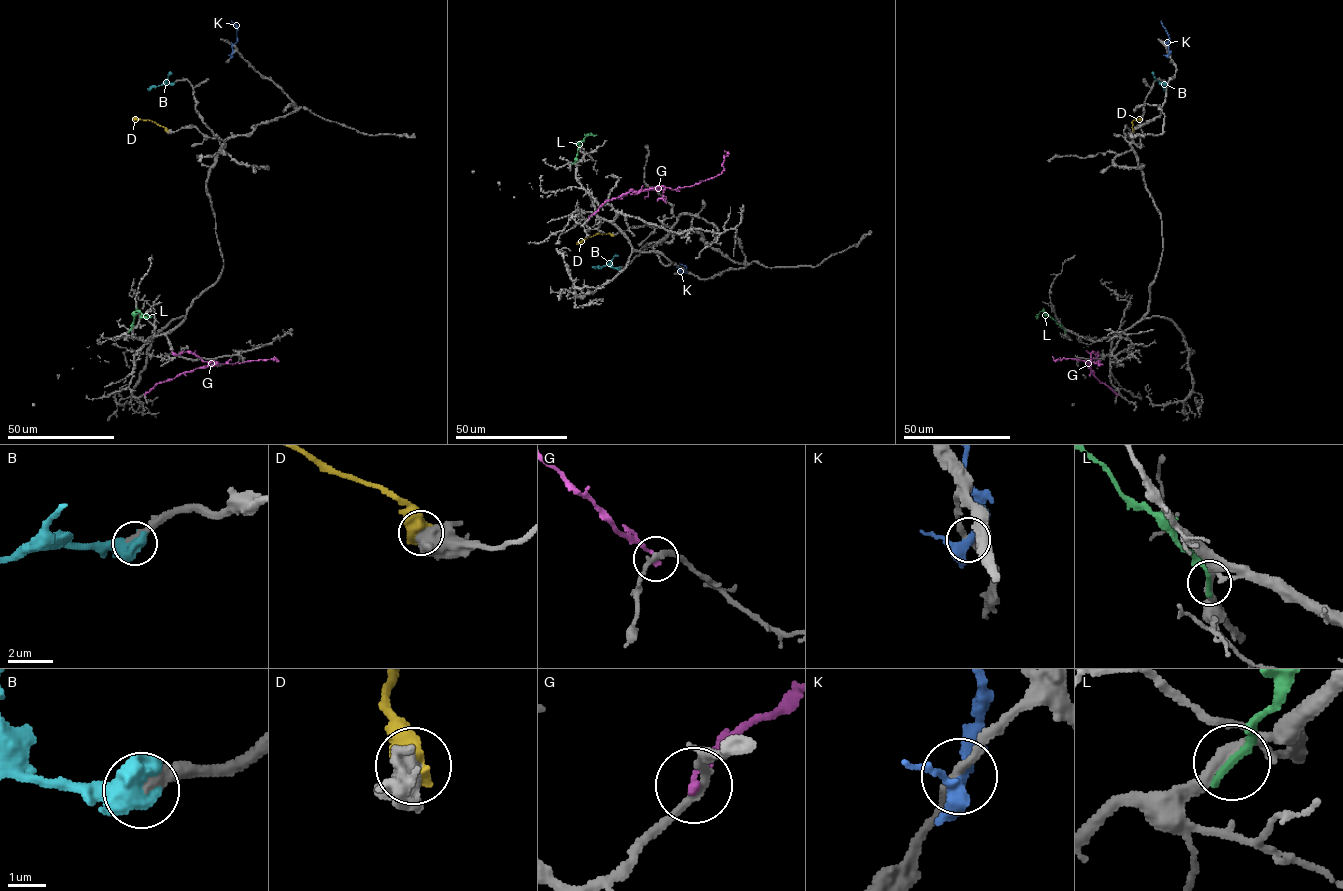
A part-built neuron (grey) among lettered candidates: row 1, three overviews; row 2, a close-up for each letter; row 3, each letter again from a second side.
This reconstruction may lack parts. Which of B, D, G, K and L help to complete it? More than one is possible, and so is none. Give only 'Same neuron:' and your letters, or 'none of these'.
Same neuron: B

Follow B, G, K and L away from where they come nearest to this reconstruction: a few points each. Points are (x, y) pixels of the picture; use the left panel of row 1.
B: (173, 83), (147, 89)
G: (144, 395), (157, 383), (200, 367), (277, 360), (274, 356)
K: (231, 55), (237, 27), (231, 21)
L: (129, 331), (135, 311), (151, 317)

